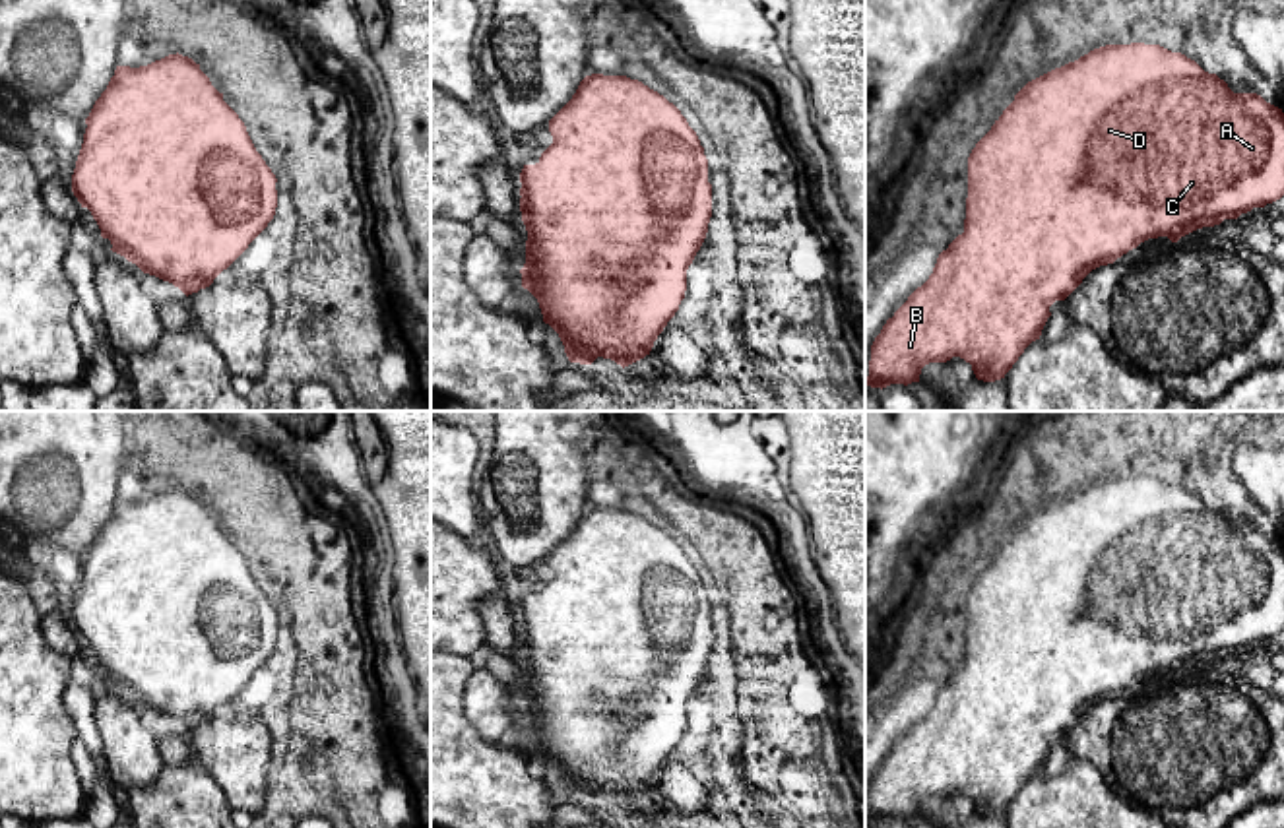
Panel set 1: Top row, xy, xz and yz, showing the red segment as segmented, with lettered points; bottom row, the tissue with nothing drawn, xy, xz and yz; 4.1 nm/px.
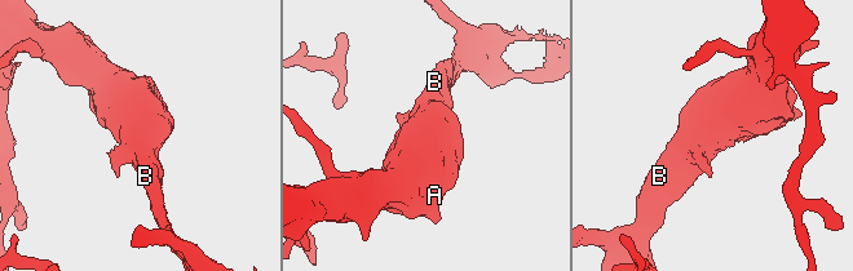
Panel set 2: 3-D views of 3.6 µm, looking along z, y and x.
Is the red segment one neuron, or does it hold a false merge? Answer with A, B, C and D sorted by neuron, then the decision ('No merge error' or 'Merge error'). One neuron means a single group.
Groups: A B C D. No merge error

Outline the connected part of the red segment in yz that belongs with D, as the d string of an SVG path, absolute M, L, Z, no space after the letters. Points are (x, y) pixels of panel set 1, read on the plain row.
M1106 479L1090 485L1075 496L1055 502L1028 516L1014 535L995 555L991 564L976 578L968 591L968 632L964 667L958 669L937 692L929 714L917 721L908 735L886 754L871 780L869 811L865 822L886 822L890 818L919 816L921 803L929 797L947 797L960 791L972 799L978 814L995 816L1005 812L1024 783L1040 774L1051 750L1049 741L1065 735L1082 714L1096 702L1113 698L1148 673L1168 671L1177 677L1181 671L1220 659L1224 653L1237 653L1253 642L1265 642L1284 630L1284 547L1257 527L1234 527L1216 508L1204 506L1195 494L1172 487L1160 479Z

